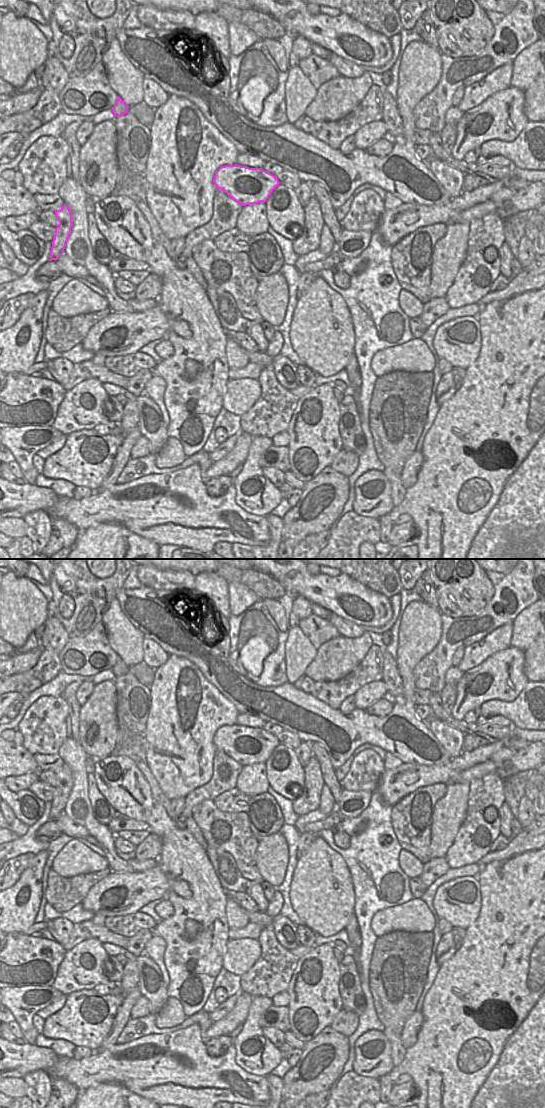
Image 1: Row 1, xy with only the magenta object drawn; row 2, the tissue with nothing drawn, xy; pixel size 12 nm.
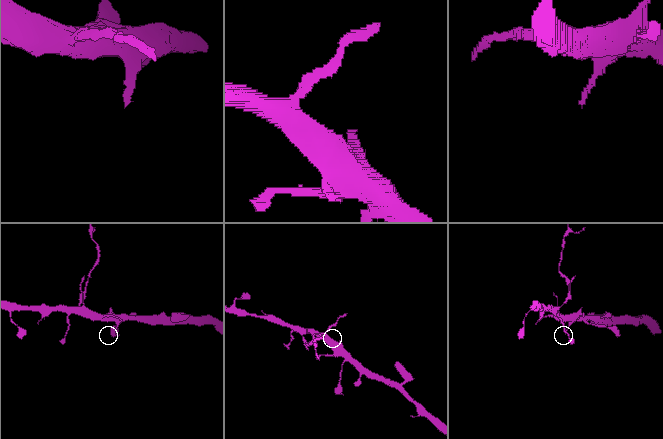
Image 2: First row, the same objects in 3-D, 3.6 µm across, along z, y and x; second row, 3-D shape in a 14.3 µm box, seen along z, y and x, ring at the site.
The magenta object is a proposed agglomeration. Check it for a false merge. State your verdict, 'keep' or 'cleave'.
cleave

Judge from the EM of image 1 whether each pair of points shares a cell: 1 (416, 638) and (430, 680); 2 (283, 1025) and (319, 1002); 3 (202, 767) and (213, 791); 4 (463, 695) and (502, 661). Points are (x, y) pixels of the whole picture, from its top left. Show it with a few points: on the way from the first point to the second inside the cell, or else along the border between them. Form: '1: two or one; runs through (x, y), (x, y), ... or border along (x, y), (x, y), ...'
1: two; border along (438, 640), (438, 643), (415, 666), (414, 679)
2: two; border along (287, 1006), (289, 1030)
3: two; border along (214, 757), (211, 777), (204, 784), (188, 793)
4: one; runs through (466, 683), (480, 673), (490, 672)

